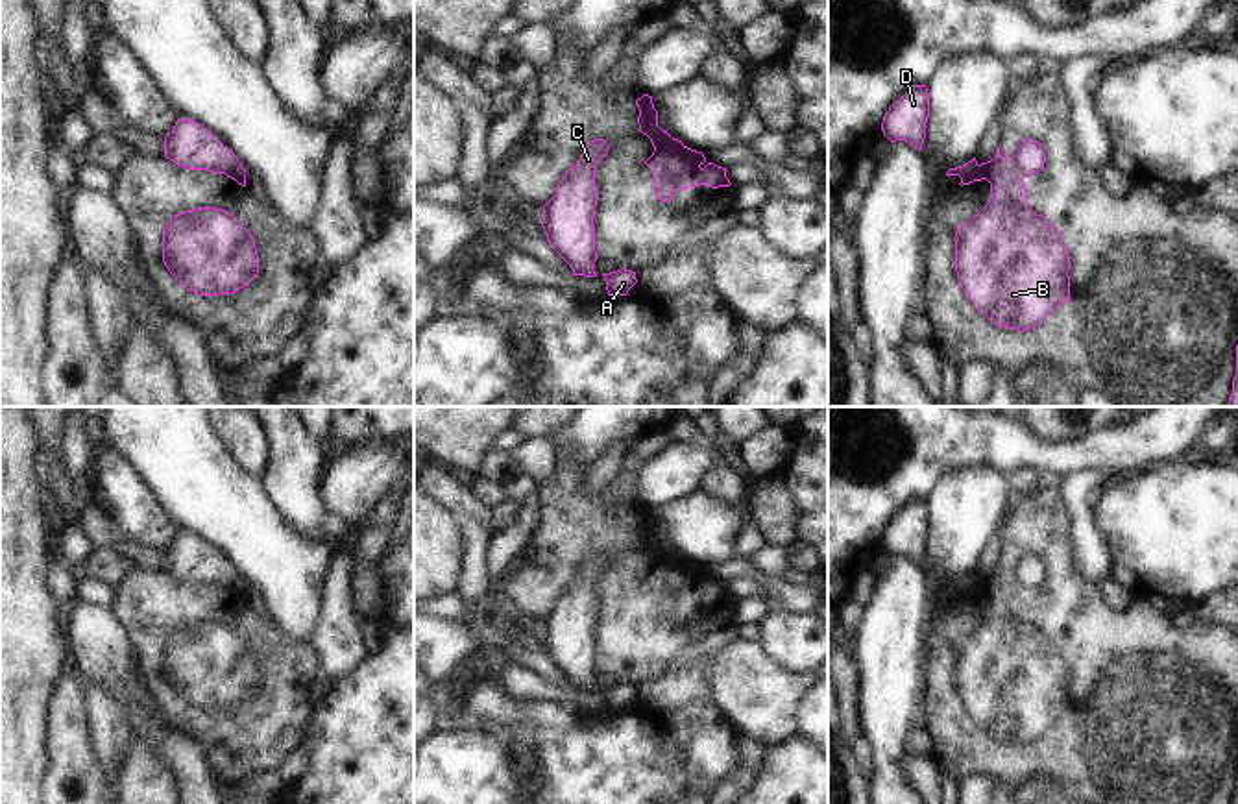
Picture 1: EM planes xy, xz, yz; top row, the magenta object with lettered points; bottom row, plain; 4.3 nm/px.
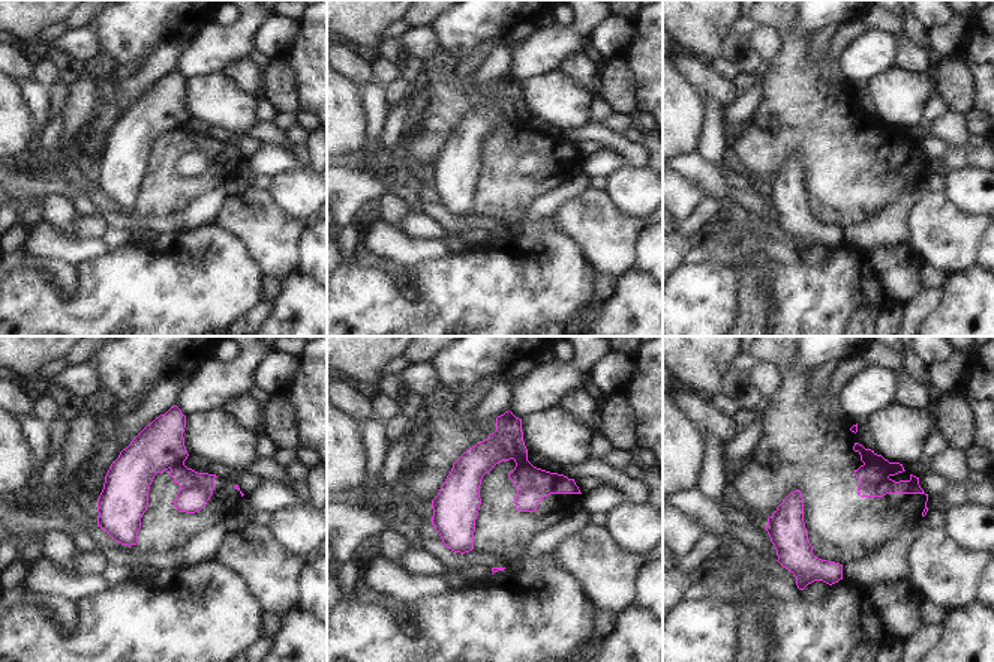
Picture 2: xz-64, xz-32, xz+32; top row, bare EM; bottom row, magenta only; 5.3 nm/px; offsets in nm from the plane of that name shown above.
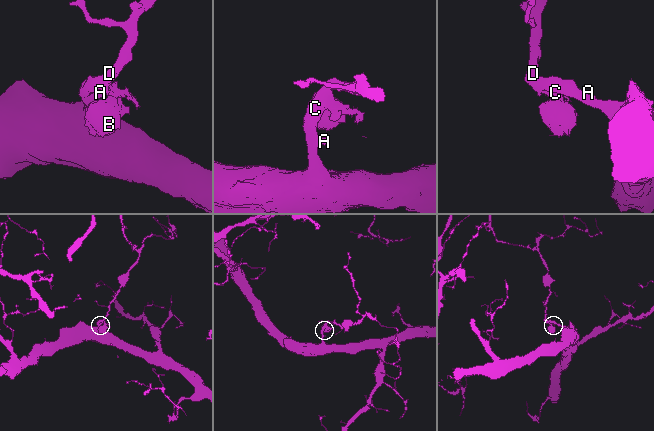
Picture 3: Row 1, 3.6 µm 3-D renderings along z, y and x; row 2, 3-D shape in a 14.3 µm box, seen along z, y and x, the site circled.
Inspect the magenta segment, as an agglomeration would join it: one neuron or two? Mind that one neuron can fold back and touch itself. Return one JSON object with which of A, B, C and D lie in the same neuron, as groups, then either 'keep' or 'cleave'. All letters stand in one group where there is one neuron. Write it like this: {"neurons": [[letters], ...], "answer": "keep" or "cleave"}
{"neurons": [["A", "C", "D"], ["B"]], "answer": "cleave"}

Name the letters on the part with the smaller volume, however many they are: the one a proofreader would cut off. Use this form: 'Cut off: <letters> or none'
Cut off: B.

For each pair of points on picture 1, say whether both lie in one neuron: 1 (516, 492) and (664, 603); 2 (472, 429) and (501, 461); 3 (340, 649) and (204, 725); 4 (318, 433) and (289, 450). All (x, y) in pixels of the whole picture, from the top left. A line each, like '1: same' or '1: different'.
1: different
2: different
3: different
4: different

